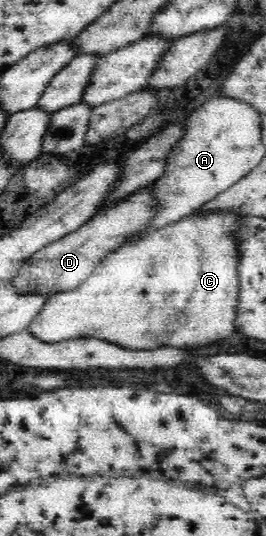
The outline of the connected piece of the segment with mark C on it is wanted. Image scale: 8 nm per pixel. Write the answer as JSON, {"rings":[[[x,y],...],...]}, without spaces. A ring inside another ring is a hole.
{"rings":[[[230,211],[194,212],[171,225],[165,225],[157,231],[147,233],[145,237],[141,237],[133,243],[123,244],[117,251],[102,257],[91,275],[77,289],[54,293],[43,304],[41,311],[26,329],[33,337],[41,339],[45,343],[57,343],[57,341],[77,339],[77,337],[97,337],[97,339],[113,341],[117,345],[125,345],[125,347],[133,347],[133,349],[143,345],[143,341],[151,341],[151,345],[175,345],[175,347],[205,347],[205,345],[223,341],[235,331],[233,321],[235,321],[235,315],[237,315],[237,287],[239,287],[239,281],[233,281],[237,277],[237,251],[235,251],[235,247],[237,247],[235,245],[237,226],[238,217]]]}

